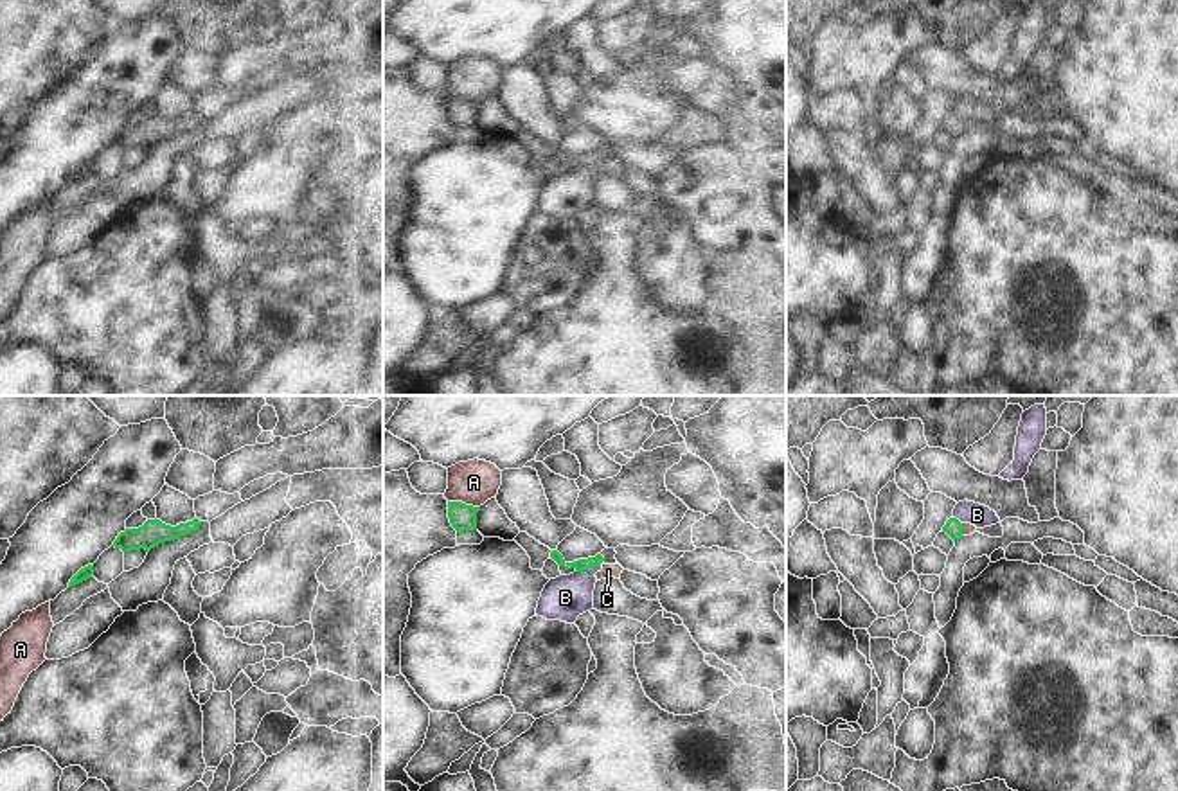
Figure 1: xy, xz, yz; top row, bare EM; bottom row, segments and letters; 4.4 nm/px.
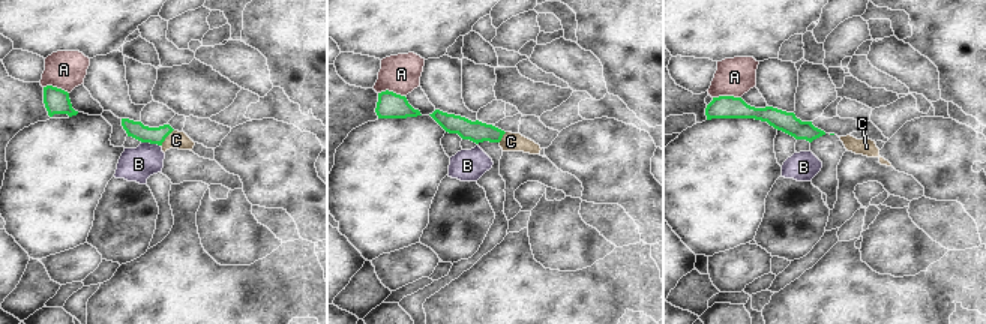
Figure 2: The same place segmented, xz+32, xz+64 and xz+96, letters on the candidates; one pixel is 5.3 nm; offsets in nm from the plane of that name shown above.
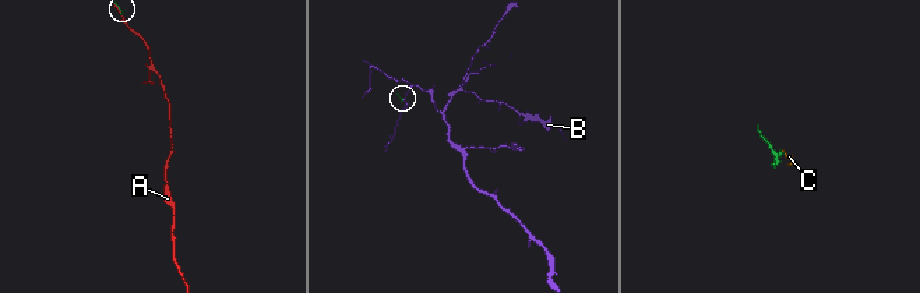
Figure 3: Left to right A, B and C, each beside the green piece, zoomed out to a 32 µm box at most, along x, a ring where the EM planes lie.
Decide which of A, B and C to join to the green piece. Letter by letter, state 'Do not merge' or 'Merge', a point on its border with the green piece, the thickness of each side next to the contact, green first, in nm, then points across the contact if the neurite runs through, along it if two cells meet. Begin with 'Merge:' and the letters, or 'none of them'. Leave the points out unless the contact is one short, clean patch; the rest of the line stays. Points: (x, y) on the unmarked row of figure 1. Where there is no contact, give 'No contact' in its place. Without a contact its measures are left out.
Merge: C
A: Do not merge. Touches green at xz (463, 101). Thickness 120 nm (green) against 200 nm
B: Do not merge. Touches green at xz (588, 164). Thickness 60 nm (green) against 200 nm. Boundary: xz (601, 159), (576, 169)
C: Merge. Touches green at yz (961, 128). Thickness 80 nm (green) against 50 nm. Path across: yz (954, 124), (961, 128), (968, 126).

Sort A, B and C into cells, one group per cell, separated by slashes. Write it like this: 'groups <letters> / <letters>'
groups A / B / C

